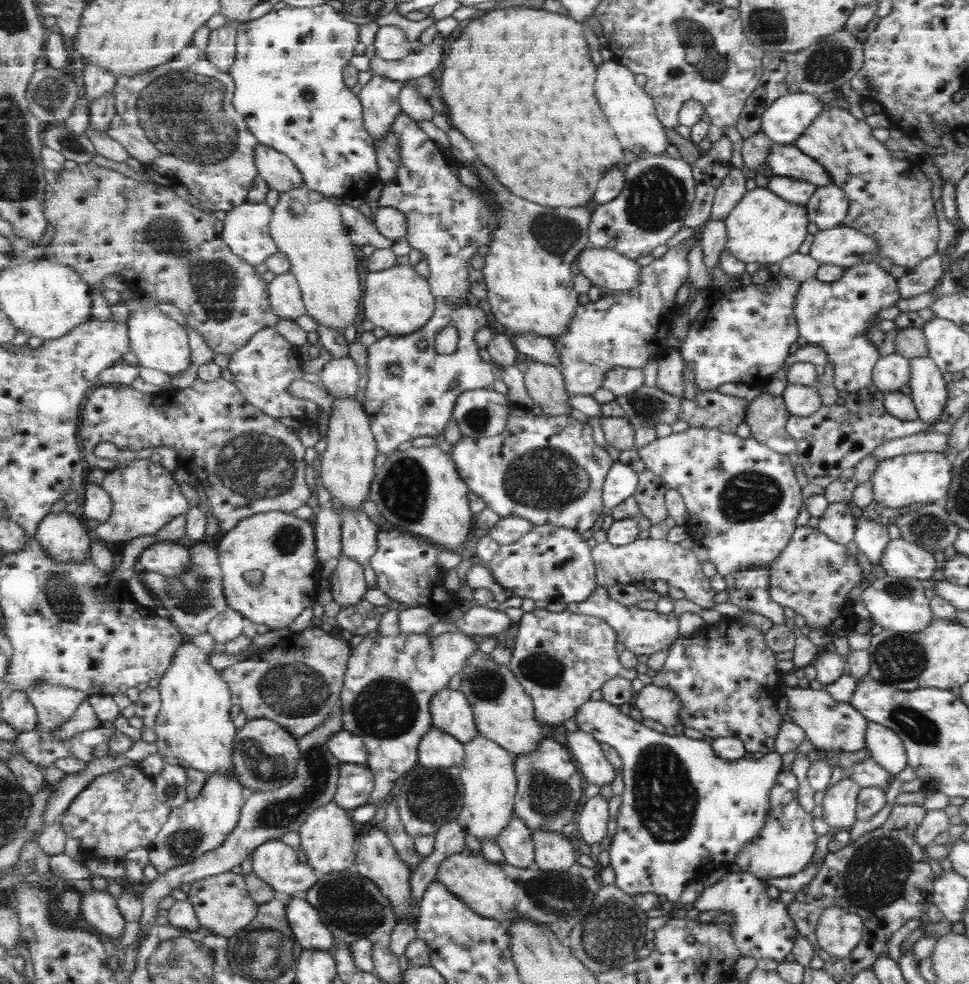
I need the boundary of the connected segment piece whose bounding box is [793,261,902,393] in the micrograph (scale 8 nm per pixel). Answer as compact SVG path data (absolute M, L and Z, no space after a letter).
M878 261L864 262L856 264L852 268L846 268L843 276L834 283L812 279L800 284L793 309L799 334L806 339L808 345L824 350L827 361L832 362L832 366L834 366L833 386L836 389L856 393L872 385L874 366L881 360L881 356L879 346L875 345L867 333L870 327L879 327L878 313L883 308L894 307L901 299L897 279L884 268L880 268Z

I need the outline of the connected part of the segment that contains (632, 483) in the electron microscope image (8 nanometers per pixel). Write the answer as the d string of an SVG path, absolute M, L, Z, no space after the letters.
M618 460L607 478L605 485L605 504L608 512L616 506L620 506L631 496L635 496L641 478L638 471L630 465Z

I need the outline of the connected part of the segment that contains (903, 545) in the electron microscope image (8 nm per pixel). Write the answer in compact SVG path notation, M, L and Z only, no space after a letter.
M902 537L890 539L879 564L885 568L888 575L925 582L932 578L939 565L934 559L934 552L928 552Z

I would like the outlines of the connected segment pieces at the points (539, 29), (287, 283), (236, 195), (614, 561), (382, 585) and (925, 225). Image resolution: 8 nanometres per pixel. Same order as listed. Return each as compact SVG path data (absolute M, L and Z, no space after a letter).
M526 5L505 9L497 8L478 19L471 19L466 22L460 32L449 39L447 51L449 57L445 59L440 87L443 92L442 98L450 109L452 126L466 134L468 140L472 140L472 144L476 144L480 158L484 160L484 164L488 164L488 168L492 168L496 172L498 180L504 186L512 188L512 192L516 192L518 196L524 196L528 200L536 200L538 204L548 204L548 206L554 206L554 208L558 208L558 206L588 208L588 203L594 198L598 184L606 176L606 172L610 168L614 168L616 164L620 164L622 160L626 160L627 148L622 146L616 130L612 128L612 124L610 124L610 120L608 120L606 112L602 110L602 104L596 96L598 64L594 62L592 52L590 52L590 42L584 36L584 23L577 21L575 17L570 15L550 12L546 8L537 9Z
M294 273L277 275L270 284L271 302L281 319L298 320L308 315L303 291Z
M193 44L172 62L156 66L146 75L119 80L116 90L117 114L108 133L124 144L144 166L152 167L162 176L187 186L207 210L224 210L228 213L248 202L256 177L261 175L256 162L256 148L261 142L243 113L232 106L235 104L236 90L235 78L219 69L206 50Z
M638 539L635 543L626 546L616 546L609 540L598 544L593 550L597 564L597 577L600 587L611 587L616 584L636 585L644 580L653 580L663 585L674 586L685 591L686 598L704 609L714 606L714 589L710 588L710 580L702 574L700 558L694 550L684 548L680 543L668 539Z
M380 530L379 532L380 551L376 557L368 563L368 566L378 576L378 588L388 593L392 600L406 603L409 607L426 607L433 610L436 615L444 618L448 612L460 607L460 599L452 591L446 588L446 575L442 566L438 563L438 554L442 551L438 544L425 540L422 537L401 530Z
M827 105L794 144L824 166L832 177L832 184L846 193L849 208L841 224L874 237L880 243L880 259L891 258L896 266L912 270L924 258L941 252L937 248L940 230L934 209L935 201L932 199L932 181L920 171L917 160L895 158L883 142L872 136L872 129L864 119L857 119L848 109Z

